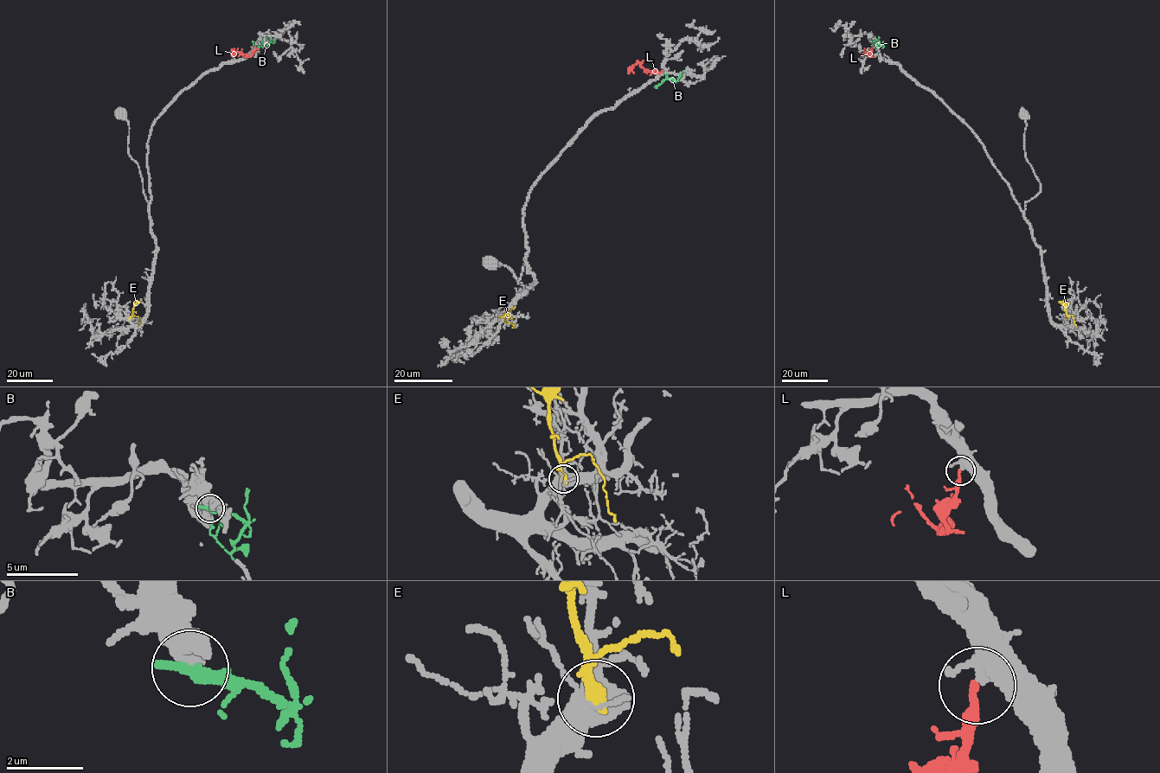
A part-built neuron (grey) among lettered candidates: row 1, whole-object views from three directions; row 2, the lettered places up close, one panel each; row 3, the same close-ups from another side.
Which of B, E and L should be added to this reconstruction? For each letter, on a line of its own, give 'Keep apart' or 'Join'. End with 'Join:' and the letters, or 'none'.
B: Keep apart
E: Keep apart
L: Join
Join: L

